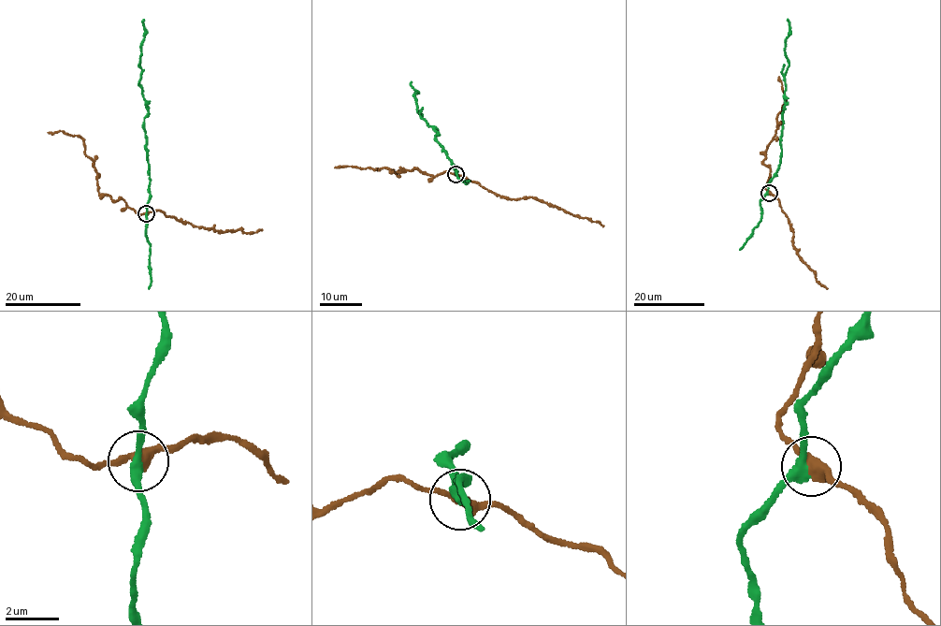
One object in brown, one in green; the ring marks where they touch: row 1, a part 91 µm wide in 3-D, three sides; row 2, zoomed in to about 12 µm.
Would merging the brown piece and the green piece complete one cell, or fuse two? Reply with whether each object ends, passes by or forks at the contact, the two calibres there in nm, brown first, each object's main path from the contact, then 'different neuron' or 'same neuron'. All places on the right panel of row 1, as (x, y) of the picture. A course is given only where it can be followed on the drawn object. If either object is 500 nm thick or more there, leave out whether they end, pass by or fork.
brown passes by; green passes by; 360 nm thick on the brown side, 340 nm on the other; brown runs (769, 192), (764, 187), (770, 177), (770, 168), (763, 163), (764, 152), (785, 101), (779, 77); green runs (769, 192), (768, 183), (780, 163), (785, 76), (788, 65), (785, 51), (785, 39), (789, 32), (788, 20); different neuron

